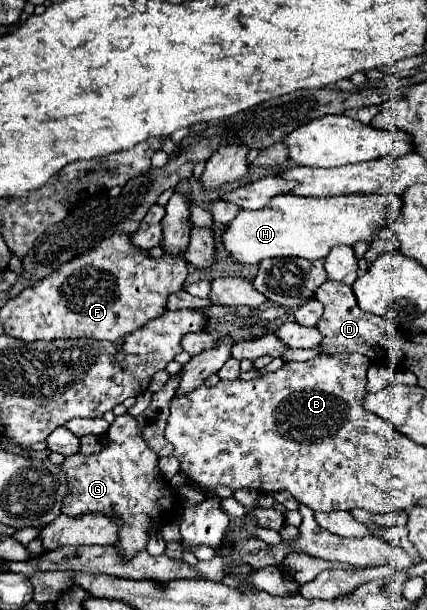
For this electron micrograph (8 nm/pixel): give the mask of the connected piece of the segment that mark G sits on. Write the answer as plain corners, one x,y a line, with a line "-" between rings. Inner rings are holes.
129,413
117,417
107,433
105,447
93,455
71,455
63,461
63,471
69,475
71,495
63,503
63,513
79,517
85,513
103,513
121,523
119,541
115,543
121,557
131,559
143,551
149,541
149,531
159,519
169,519
177,507
177,497
159,469
159,457
143,441
137,419
-
169,511
169,517
165,515

